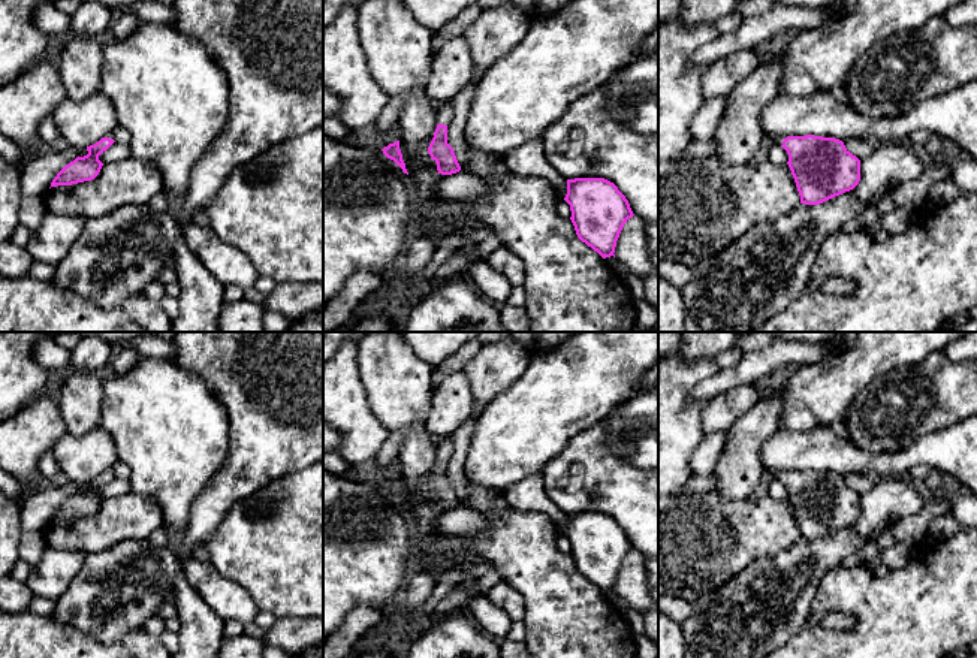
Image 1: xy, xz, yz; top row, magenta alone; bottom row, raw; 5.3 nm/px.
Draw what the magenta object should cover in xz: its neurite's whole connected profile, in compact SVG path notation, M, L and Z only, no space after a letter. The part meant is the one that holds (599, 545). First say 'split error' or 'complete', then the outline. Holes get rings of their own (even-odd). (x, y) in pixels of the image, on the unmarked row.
complete; M604 513L567 514L564 535L570 540L578 573L603 594L615 592L619 568L634 550L618 522Z

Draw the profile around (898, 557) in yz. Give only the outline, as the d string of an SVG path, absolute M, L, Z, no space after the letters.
M896 544L895 547L886 549L880 553L881 562L887 565L893 565L896 568L902 568L908 564L911 558L911 549L907 549L902 544Z

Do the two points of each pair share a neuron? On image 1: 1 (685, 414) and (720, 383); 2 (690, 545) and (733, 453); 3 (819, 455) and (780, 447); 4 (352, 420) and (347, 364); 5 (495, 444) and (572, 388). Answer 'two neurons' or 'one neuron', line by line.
1: two neurons
2: two neurons
3: one neuron
4: one neuron
5: one neuron

